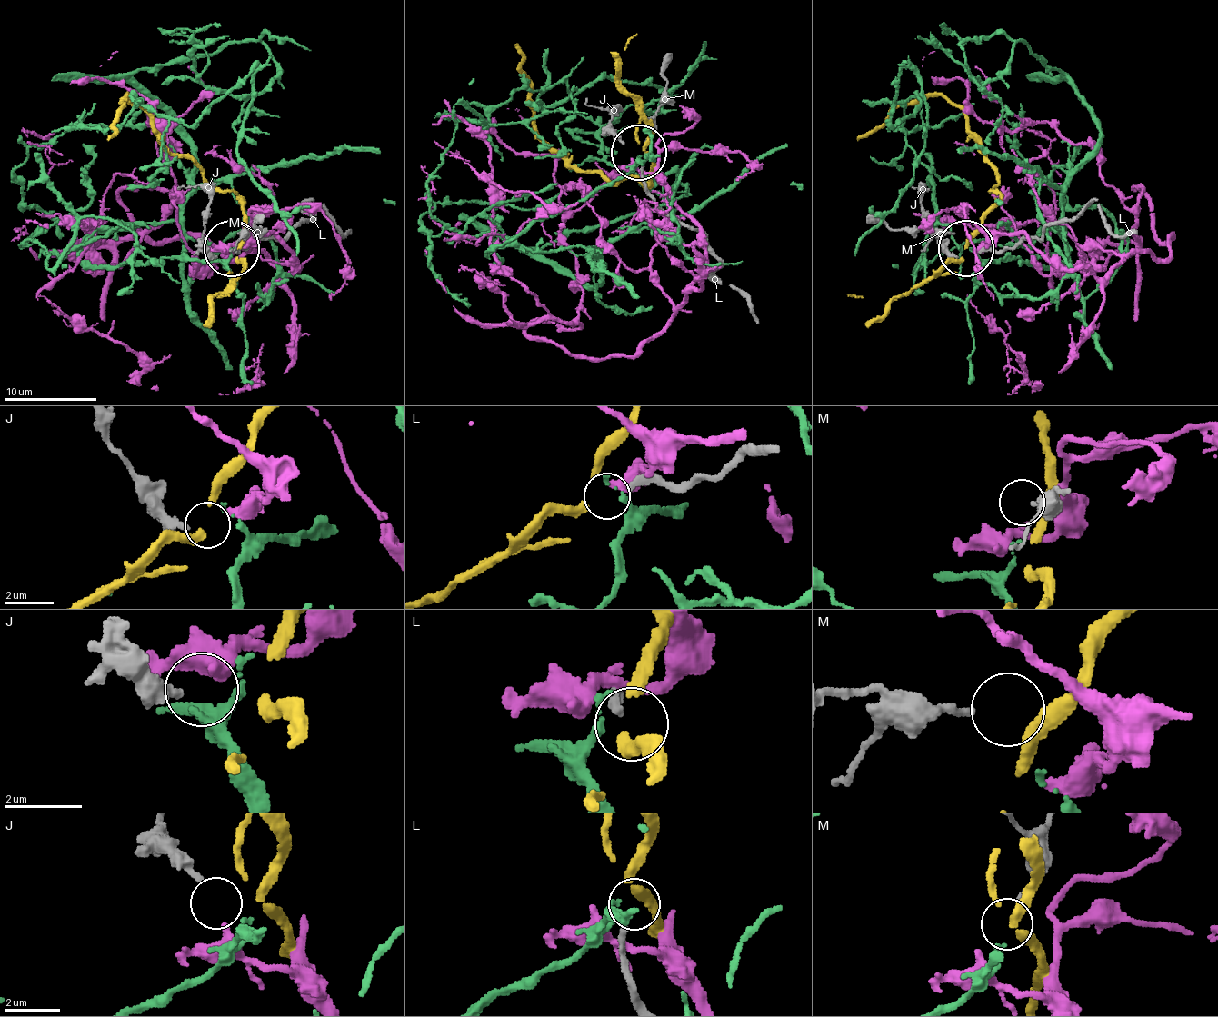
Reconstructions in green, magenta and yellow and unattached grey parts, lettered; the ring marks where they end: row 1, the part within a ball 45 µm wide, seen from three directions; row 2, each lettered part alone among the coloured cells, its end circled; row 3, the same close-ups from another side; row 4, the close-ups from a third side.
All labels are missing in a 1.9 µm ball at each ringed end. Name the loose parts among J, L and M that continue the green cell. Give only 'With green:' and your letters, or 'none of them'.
With green: none of them

